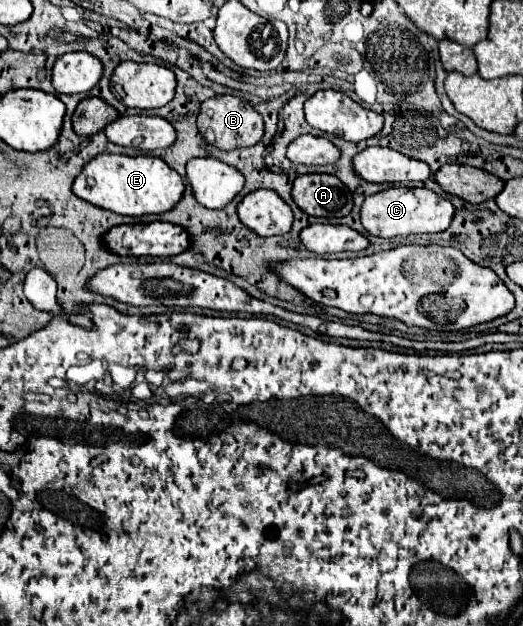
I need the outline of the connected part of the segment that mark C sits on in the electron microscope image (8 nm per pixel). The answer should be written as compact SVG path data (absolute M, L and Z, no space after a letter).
M391 187L365 197L359 217L369 235L375 235L375 237L403 235L405 237L411 233L441 233L449 227L453 213L455 213L455 207L427 187Z

